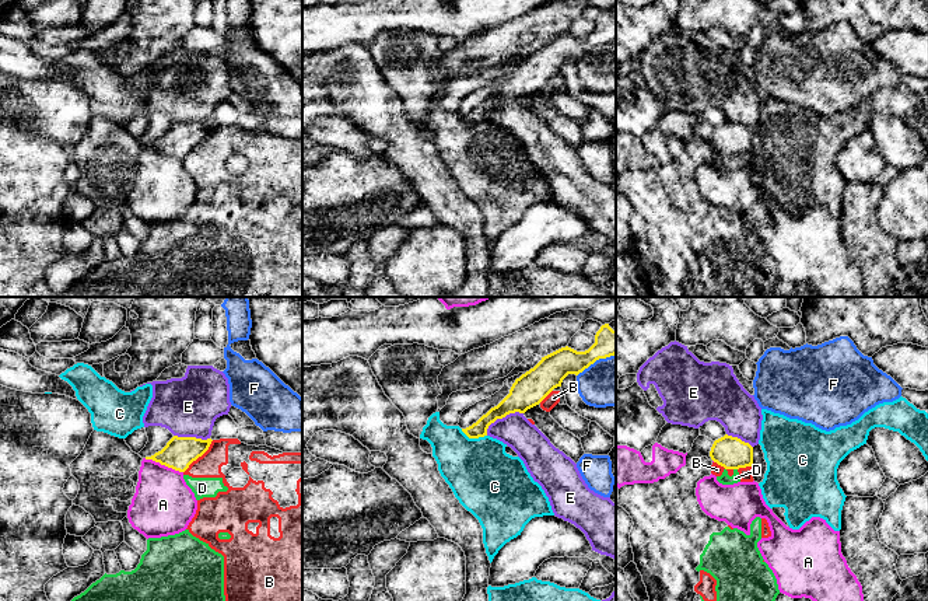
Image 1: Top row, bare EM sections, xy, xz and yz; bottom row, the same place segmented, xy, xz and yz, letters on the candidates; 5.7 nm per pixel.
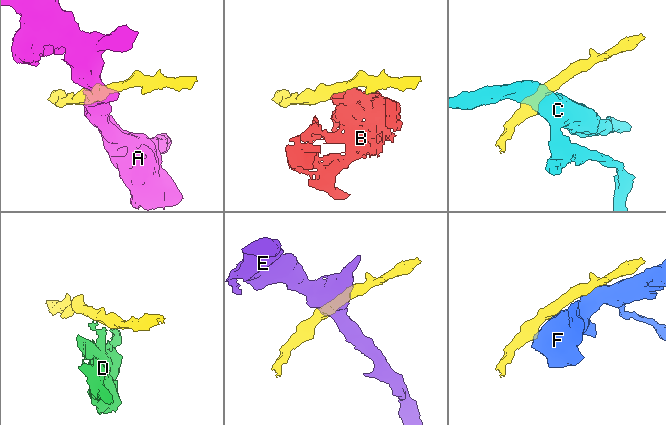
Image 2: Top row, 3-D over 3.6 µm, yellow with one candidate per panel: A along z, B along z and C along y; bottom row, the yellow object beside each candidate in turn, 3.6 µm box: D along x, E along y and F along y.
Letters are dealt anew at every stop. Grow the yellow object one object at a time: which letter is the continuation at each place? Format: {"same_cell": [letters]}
{"same_cell": []}

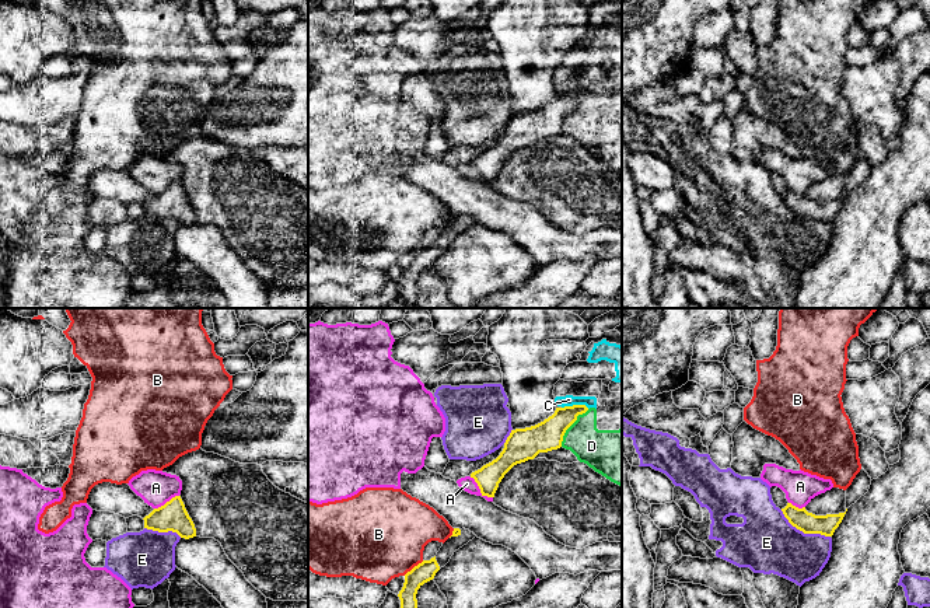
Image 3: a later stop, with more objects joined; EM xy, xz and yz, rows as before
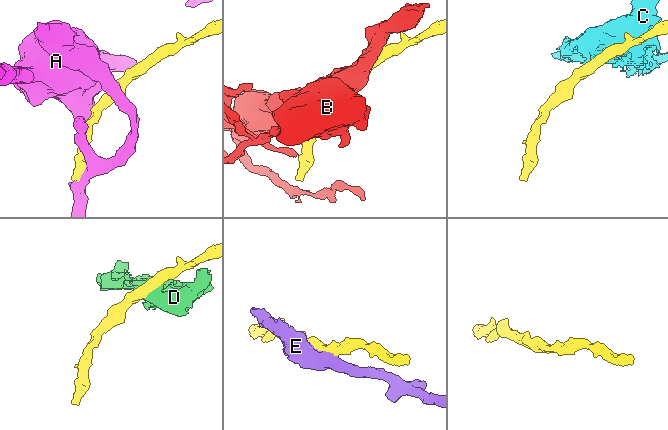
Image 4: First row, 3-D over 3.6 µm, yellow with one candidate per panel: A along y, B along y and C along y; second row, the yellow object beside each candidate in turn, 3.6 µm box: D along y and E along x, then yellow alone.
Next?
{"same_cell": []}

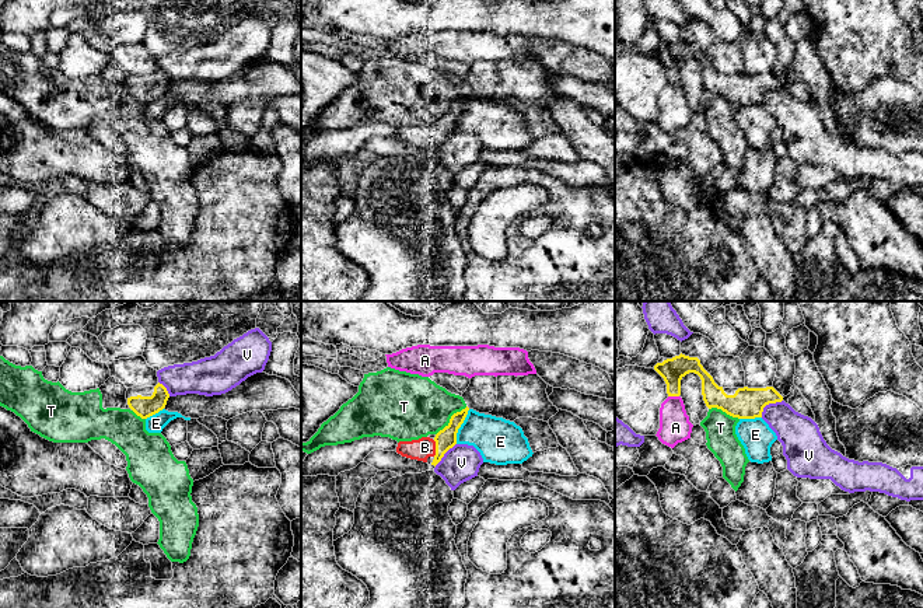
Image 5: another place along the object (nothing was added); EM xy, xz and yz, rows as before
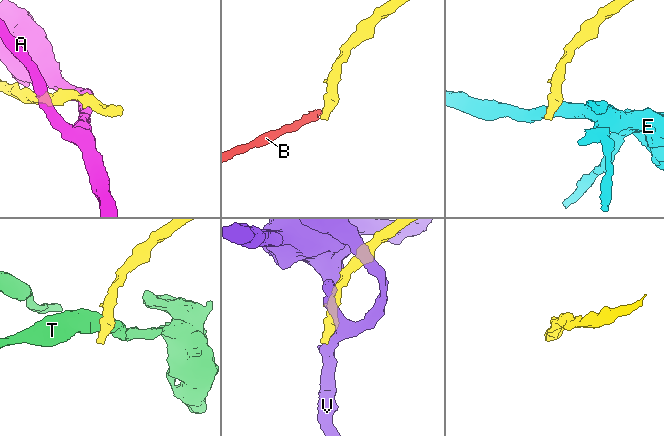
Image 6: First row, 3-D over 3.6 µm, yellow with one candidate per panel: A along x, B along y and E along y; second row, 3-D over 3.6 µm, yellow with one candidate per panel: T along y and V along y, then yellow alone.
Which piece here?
{"same_cell": ["B"]}

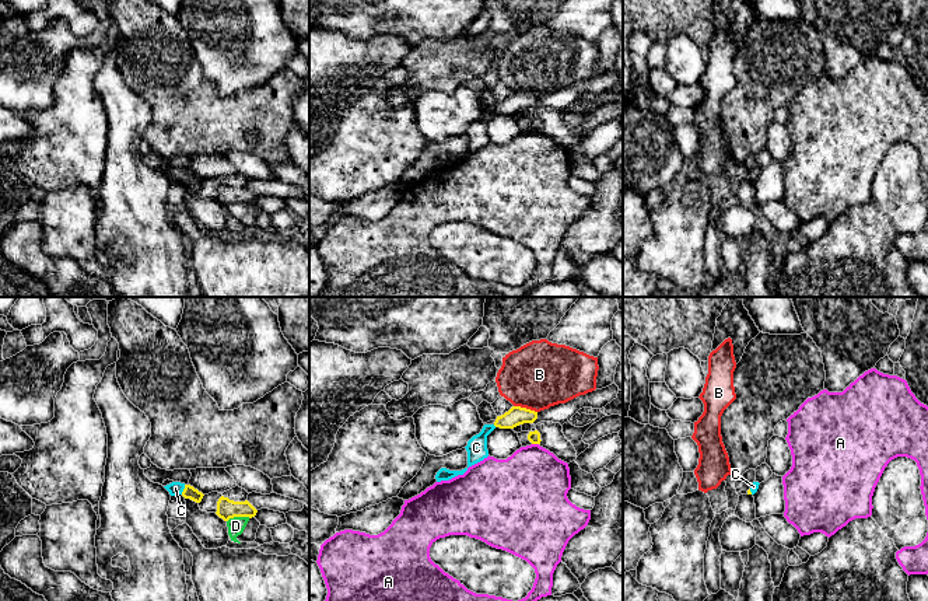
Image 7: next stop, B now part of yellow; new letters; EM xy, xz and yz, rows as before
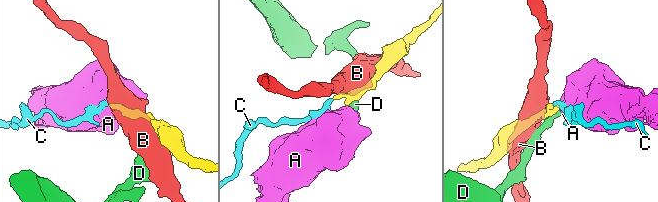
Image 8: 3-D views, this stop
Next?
{"same_cell": ["C"]}

